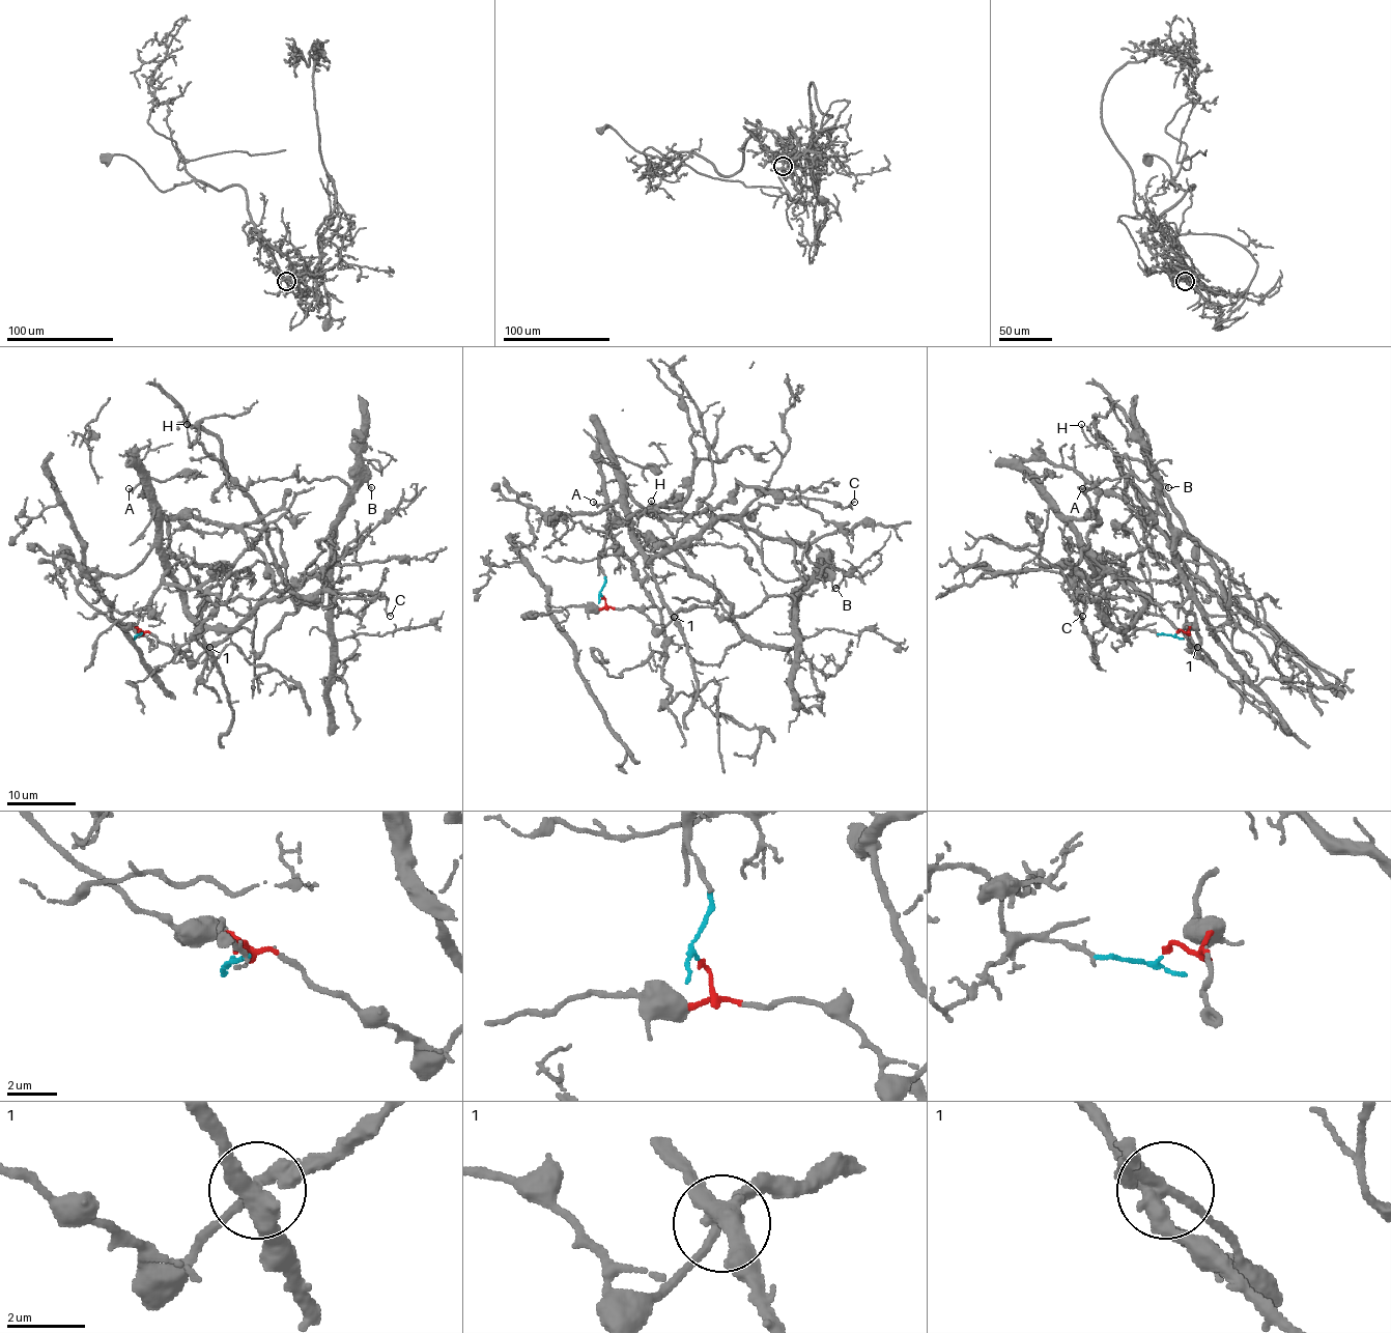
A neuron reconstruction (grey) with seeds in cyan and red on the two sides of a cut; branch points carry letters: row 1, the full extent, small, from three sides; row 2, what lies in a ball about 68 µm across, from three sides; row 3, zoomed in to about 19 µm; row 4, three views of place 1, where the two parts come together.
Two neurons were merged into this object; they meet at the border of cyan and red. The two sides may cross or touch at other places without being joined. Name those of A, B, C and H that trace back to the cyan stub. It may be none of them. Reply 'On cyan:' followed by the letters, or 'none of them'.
On cyan: A, C

